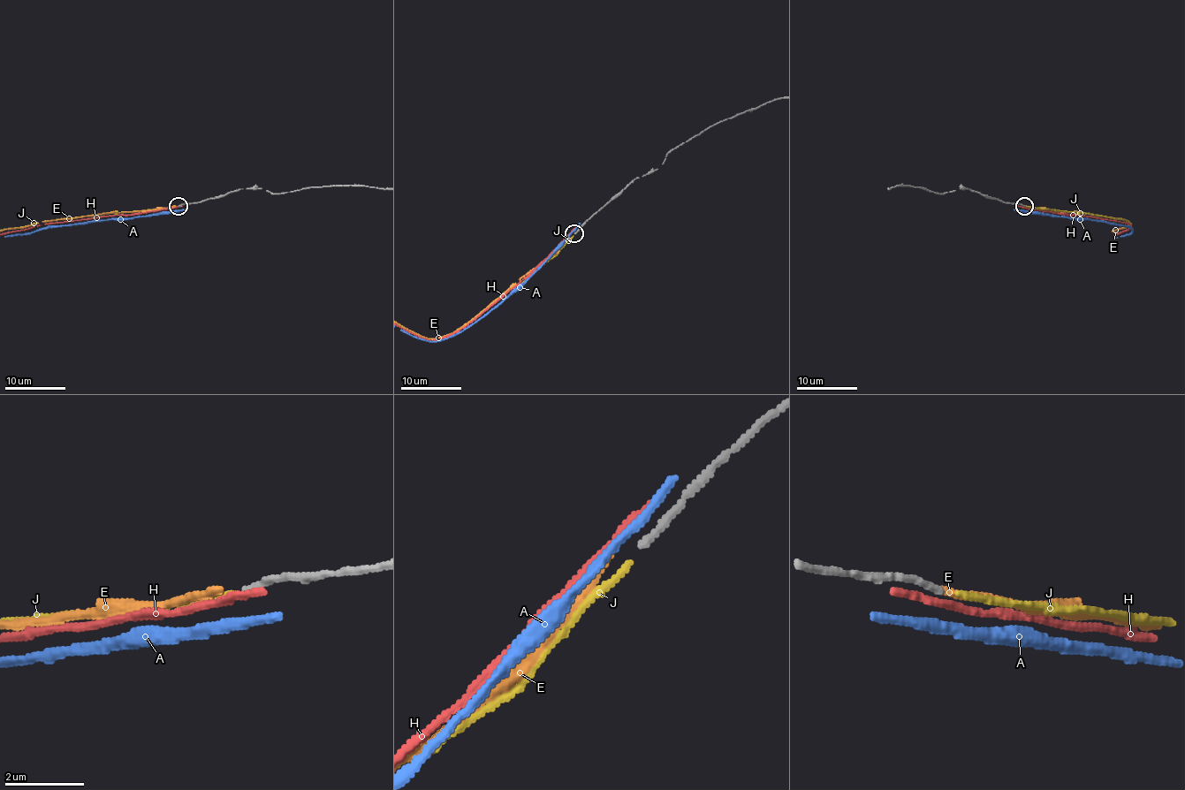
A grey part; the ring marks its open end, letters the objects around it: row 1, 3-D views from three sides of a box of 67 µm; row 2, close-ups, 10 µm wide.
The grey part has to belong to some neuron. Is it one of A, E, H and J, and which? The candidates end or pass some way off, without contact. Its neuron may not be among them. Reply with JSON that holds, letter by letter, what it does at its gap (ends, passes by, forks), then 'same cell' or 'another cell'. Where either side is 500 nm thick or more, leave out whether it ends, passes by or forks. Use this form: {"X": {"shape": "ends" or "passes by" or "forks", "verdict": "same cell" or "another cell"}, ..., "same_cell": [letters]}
{"A": {"shape": "passes by", "verdict": "another cell"}, "E": {"shape": "ends", "verdict": "another cell"}, "H": {"shape": "passes by", "verdict": "another cell"}, "J": {"shape": "ends", "verdict": "same cell"}, "same_cell": ["J"]}

